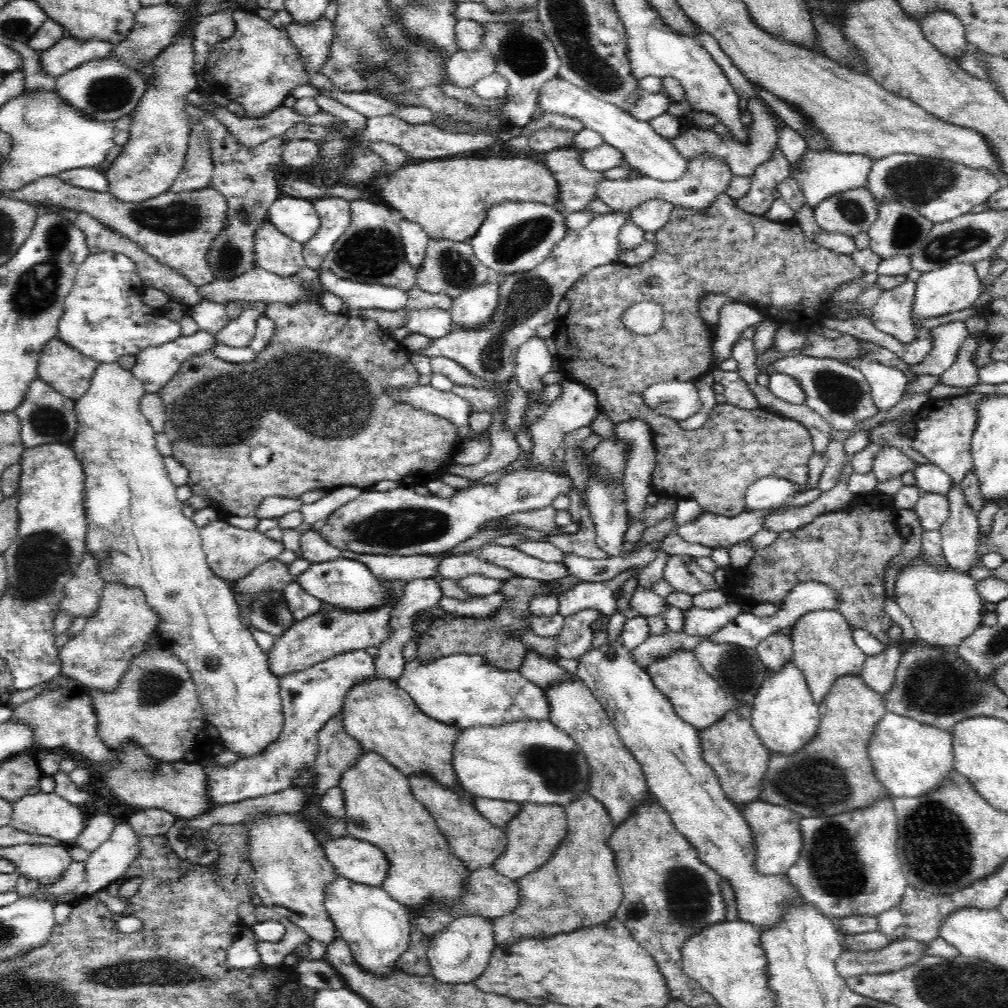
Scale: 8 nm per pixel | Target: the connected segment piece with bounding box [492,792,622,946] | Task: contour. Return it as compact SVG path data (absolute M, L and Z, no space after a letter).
M589 792L565 806L567 830L552 856L536 870L516 878L518 902L508 914L494 918L493 931L496 944L516 942L522 936L552 936L608 922L615 916L622 900L621 880L617 871L615 850L607 843L615 828L603 802Z

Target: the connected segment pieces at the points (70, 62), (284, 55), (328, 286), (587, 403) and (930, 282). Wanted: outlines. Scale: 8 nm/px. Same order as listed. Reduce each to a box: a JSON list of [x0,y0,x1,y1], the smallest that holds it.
[[40,35,113,76],[204,8,309,118],[319,269,408,311],[531,379,601,468],[910,263,983,331]]

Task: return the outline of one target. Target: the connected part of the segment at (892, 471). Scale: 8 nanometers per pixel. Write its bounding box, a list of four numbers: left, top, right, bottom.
[872,445,916,480]

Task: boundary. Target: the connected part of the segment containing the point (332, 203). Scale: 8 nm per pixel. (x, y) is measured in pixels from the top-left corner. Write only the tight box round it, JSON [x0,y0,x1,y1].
[302,196,350,270]

